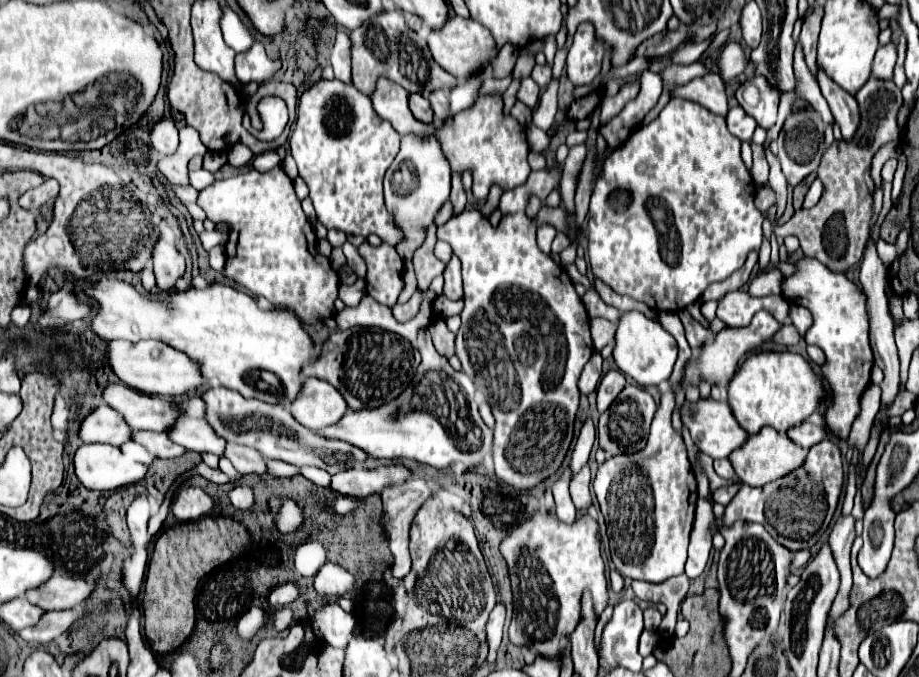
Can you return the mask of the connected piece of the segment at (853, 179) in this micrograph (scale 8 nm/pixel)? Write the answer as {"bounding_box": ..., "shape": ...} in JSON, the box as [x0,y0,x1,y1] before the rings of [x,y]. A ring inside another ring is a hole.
{"bounding_box":[777,76,903,272],"shape":[[[871,76],[863,84],[863,88],[855,94],[855,100],[857,100],[859,112],[861,112],[861,122],[859,122],[855,136],[851,140],[833,142],[825,150],[823,160],[817,168],[817,174],[825,184],[825,194],[823,194],[821,202],[809,210],[795,212],[787,224],[777,226],[777,228],[787,228],[789,236],[799,238],[801,250],[805,256],[811,256],[811,258],[823,262],[829,270],[835,270],[835,272],[845,272],[847,268],[857,264],[865,252],[865,244],[869,238],[869,222],[873,216],[873,192],[875,192],[875,182],[871,178],[871,160],[883,144],[899,138],[897,114],[899,114],[899,108],[903,106],[901,88],[893,80],[879,80],[875,76]],[[833,216],[843,218],[843,226],[845,226],[847,238],[849,238],[849,246],[841,258],[833,258],[831,254],[827,254],[827,248],[823,242],[825,224]]]}

